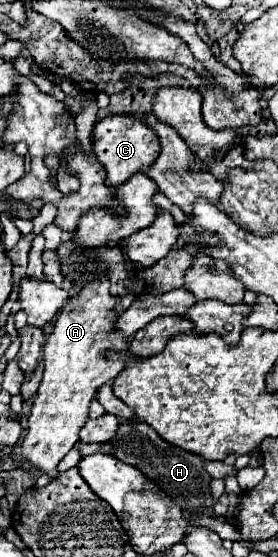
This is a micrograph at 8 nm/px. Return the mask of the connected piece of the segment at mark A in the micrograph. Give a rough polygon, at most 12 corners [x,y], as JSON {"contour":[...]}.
{"contour":[[100,280],[72,294],[44,344],[22,456],[52,478],[128,348]]}

